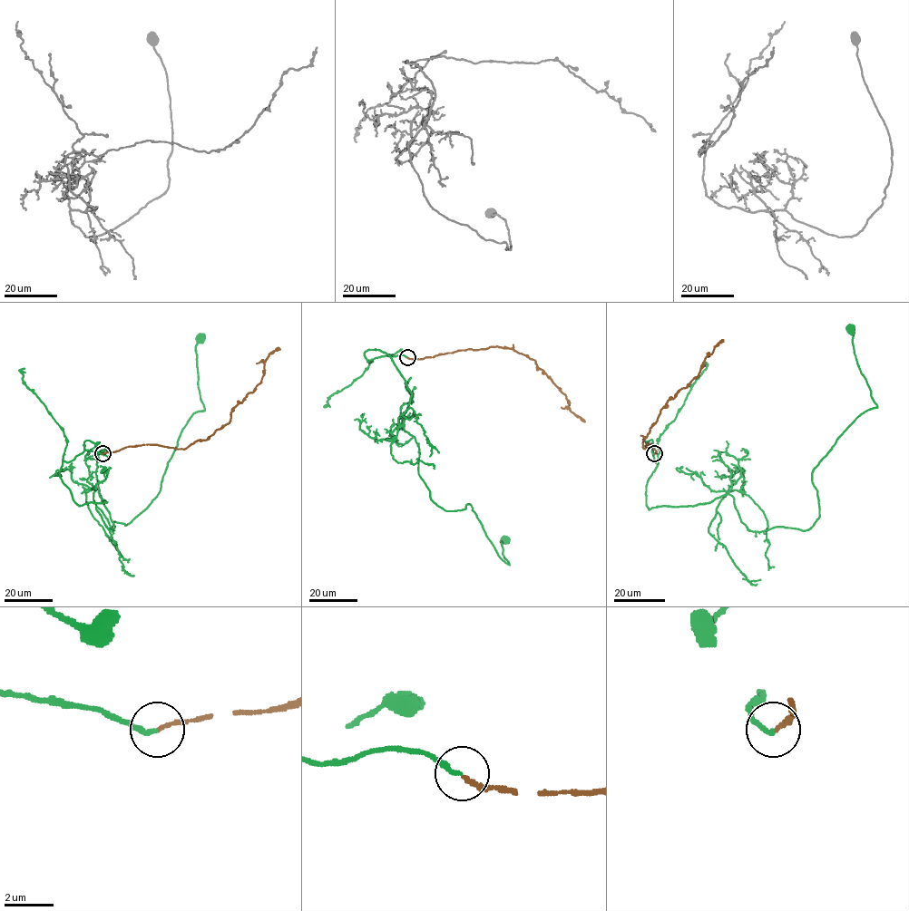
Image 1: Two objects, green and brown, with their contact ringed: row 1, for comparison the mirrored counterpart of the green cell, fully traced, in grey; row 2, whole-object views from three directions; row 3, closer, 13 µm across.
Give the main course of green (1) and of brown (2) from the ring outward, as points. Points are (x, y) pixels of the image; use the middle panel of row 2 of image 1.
1: (407, 357), (364, 353), (387, 354), (412, 393), (404, 427), (430, 498), (471, 505), (509, 564), (505, 539)
2: (407, 357), (422, 359), (491, 346), (512, 348), (533, 360), (566, 396), (569, 409), (585, 421)

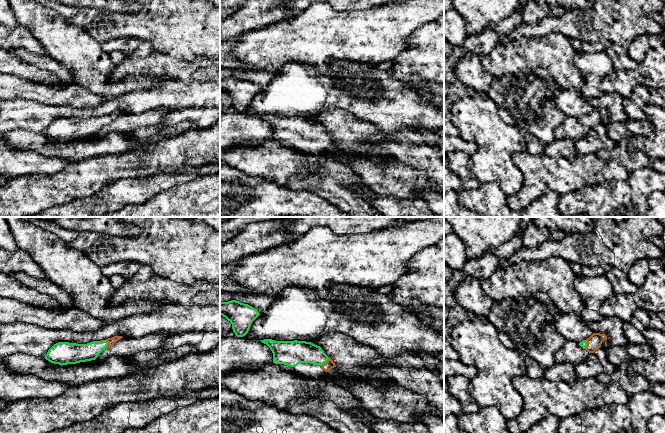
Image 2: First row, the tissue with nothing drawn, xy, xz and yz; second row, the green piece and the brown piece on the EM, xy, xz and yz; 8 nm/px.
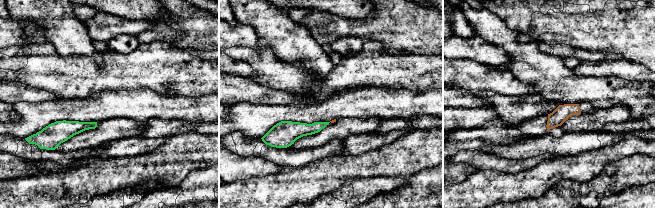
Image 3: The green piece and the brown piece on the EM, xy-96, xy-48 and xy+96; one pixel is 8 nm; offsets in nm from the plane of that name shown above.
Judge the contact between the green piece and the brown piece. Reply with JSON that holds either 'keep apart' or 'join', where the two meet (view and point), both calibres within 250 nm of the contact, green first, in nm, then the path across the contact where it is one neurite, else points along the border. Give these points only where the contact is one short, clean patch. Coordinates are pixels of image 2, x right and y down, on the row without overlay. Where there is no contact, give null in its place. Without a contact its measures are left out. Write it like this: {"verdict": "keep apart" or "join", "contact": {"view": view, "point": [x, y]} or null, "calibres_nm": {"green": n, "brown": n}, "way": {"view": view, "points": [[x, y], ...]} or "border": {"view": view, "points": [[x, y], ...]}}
{"verdict": "join", "contact": {"view": "xy", "point": [107, 120]}, "calibres_nm": {"green": 150, "brown": 60}, "way": {"view": "xy", "points": [[78, 129], [88, 128], [107, 120], [111, 117]]}}

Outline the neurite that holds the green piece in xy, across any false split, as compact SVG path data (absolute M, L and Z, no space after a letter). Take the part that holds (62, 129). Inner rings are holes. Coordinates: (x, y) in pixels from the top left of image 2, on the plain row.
M114 112L106 116L93 117L87 120L58 118L45 131L45 135L59 141L76 140L95 136L103 127L112 123L122 112Z

